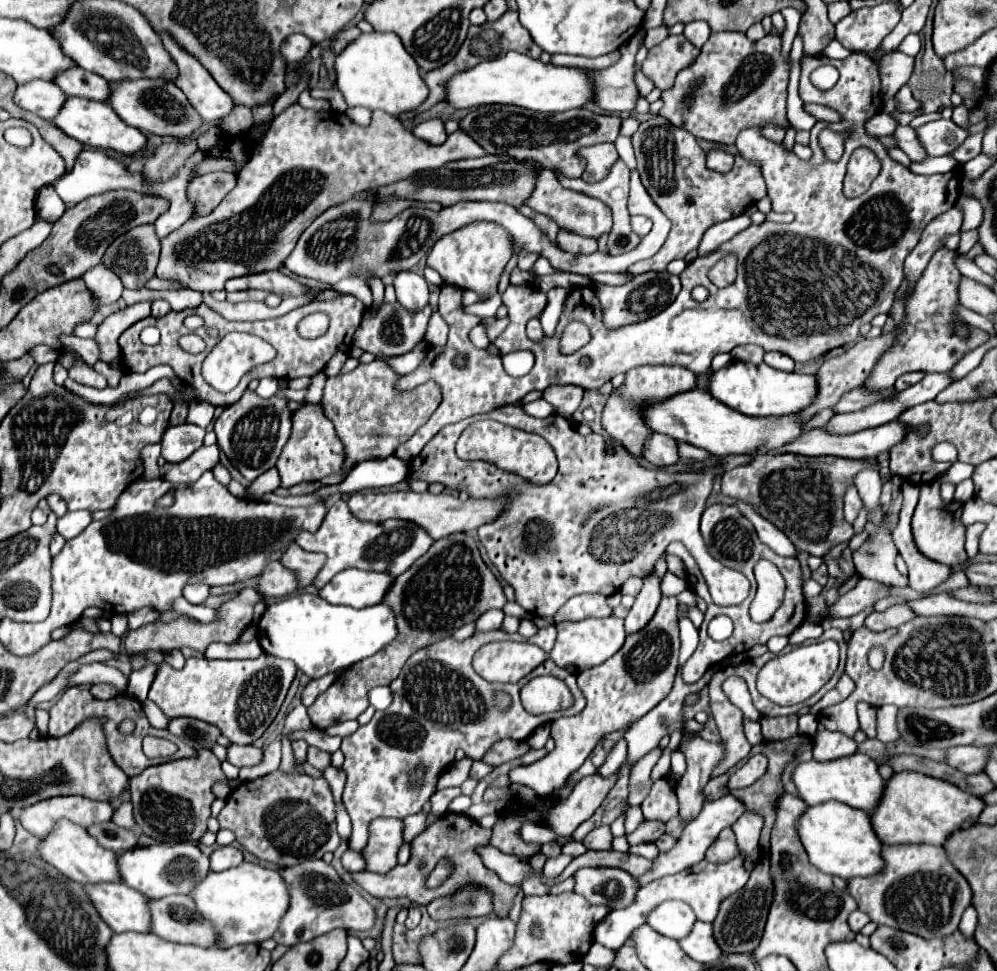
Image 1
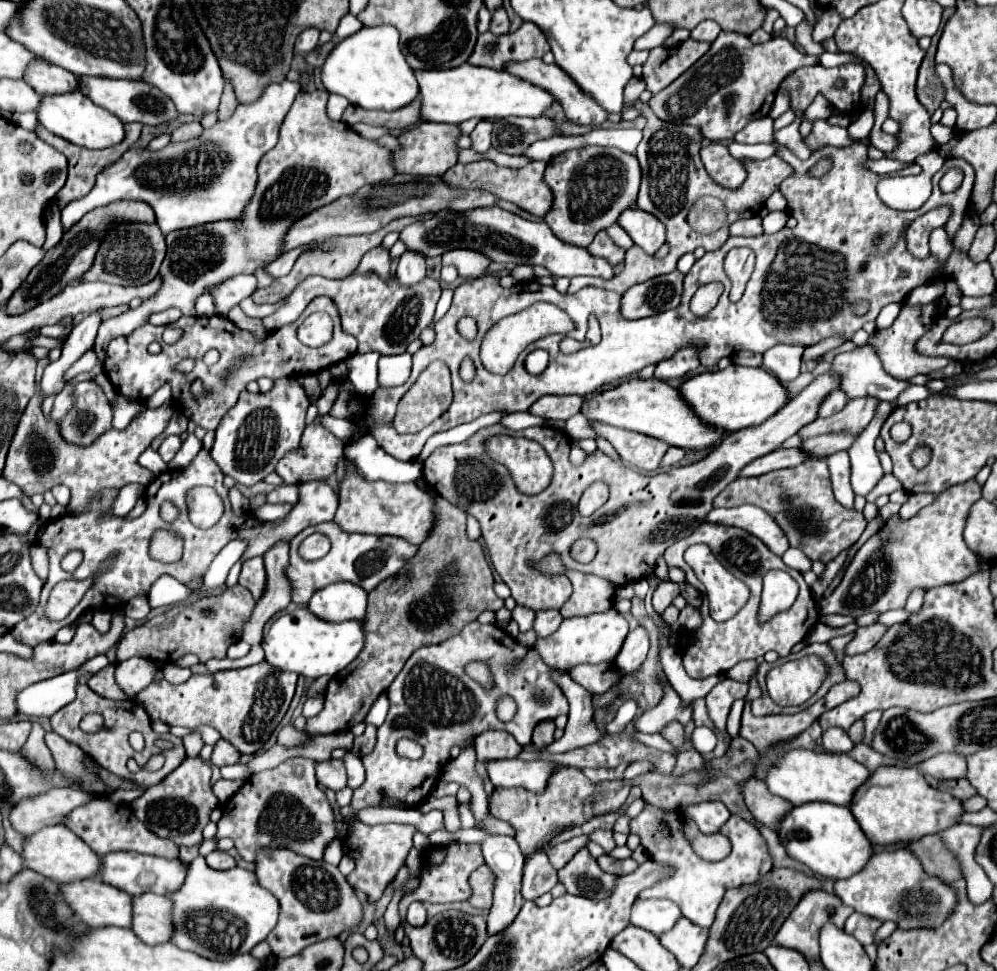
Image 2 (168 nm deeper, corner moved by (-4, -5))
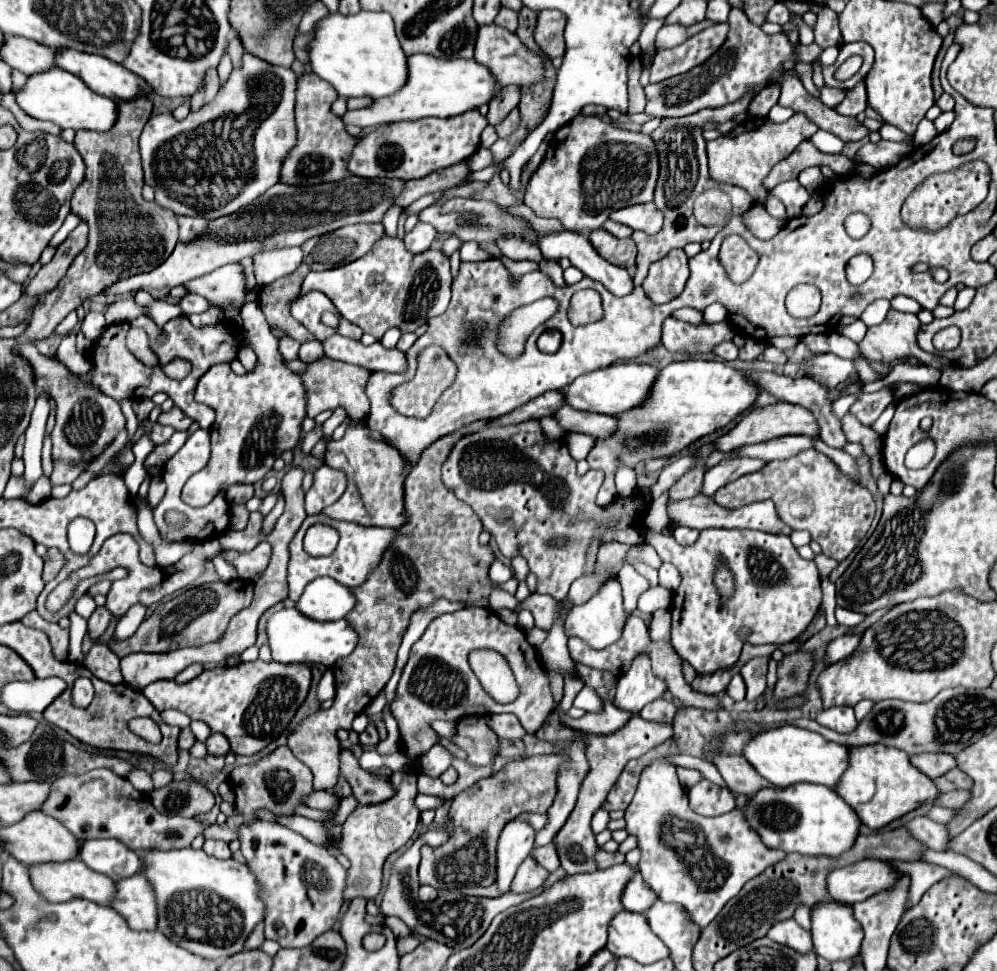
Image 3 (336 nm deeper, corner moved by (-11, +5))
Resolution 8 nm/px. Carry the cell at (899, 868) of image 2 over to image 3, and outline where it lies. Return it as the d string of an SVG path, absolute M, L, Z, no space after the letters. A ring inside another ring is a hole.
M864 859L854 865L834 869L826 879L826 887L834 901L854 905L884 889L890 889L898 877L900 873L894 871L890 863Z

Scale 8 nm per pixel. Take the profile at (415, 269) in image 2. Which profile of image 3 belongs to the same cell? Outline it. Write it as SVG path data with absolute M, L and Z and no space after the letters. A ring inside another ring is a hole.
M418 221L416 227L410 233L406 233L404 243L406 243L406 249L410 253L422 253L422 251L430 249L434 237L436 237L436 229L432 225L426 225L426 223Z

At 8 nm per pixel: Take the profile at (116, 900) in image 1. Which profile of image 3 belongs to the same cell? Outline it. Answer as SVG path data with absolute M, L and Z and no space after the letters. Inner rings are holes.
M78 859L64 861L64 863L32 865L32 867L28 867L28 871L30 871L30 881L32 881L34 889L50 903L64 903L64 901L72 901L76 897L82 897L82 899L90 899L98 905L110 905L110 901L114 897L114 881L110 881L110 877L106 877L102 873L88 869Z

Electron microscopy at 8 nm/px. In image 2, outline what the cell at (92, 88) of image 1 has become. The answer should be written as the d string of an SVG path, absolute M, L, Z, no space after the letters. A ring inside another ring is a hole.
M49 61L31 63L23 79L31 83L31 87L35 87L35 91L41 95L65 95L65 91L81 91L77 75Z

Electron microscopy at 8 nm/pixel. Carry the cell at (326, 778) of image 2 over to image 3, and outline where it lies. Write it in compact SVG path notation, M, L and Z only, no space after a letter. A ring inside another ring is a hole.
M350 751L340 753L340 771L352 785L352 795L358 805L378 805L378 801L388 801L394 797L394 785L388 779L374 777L372 773L358 767L356 757Z

